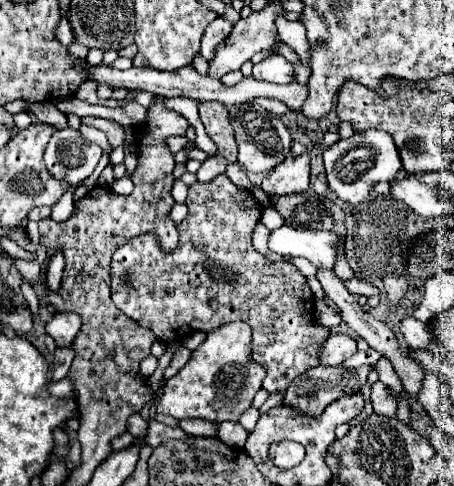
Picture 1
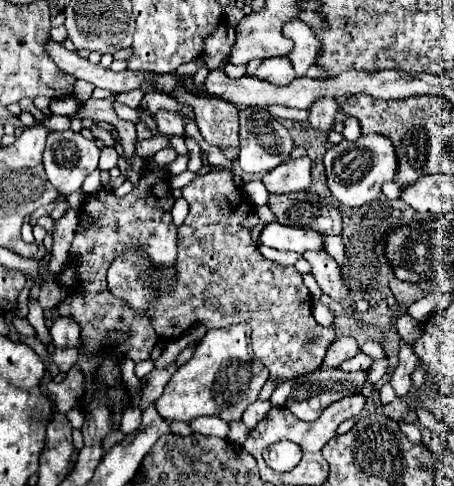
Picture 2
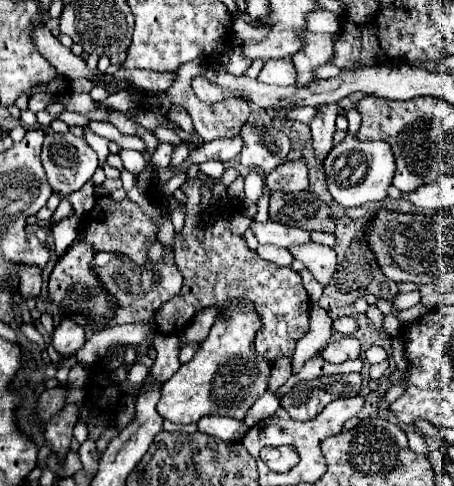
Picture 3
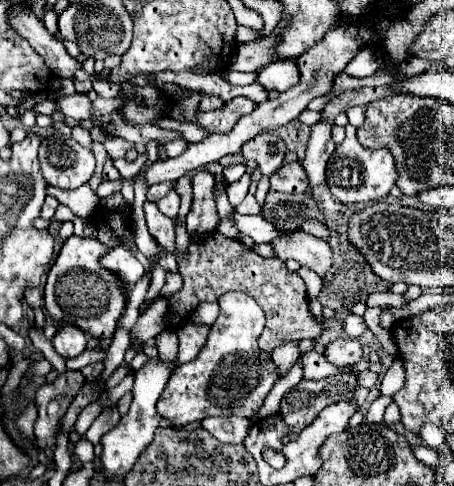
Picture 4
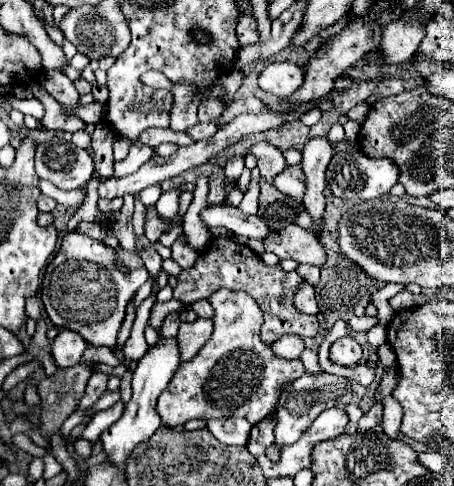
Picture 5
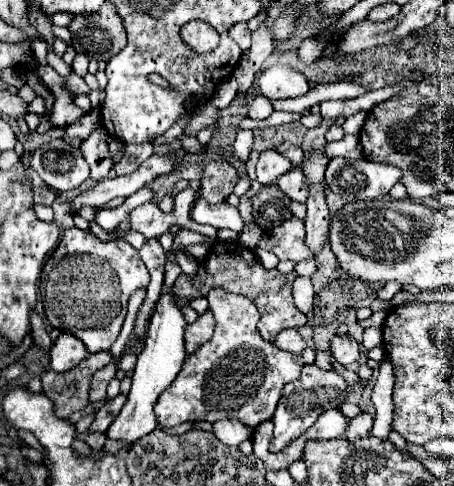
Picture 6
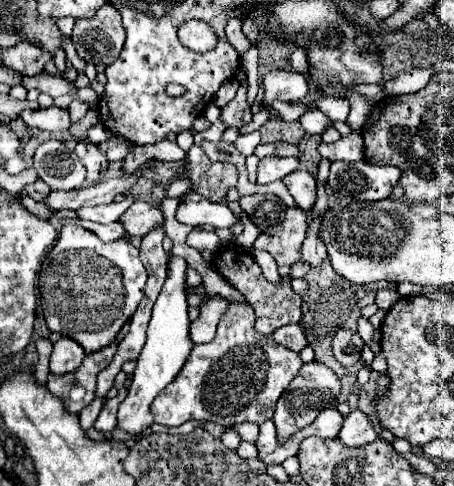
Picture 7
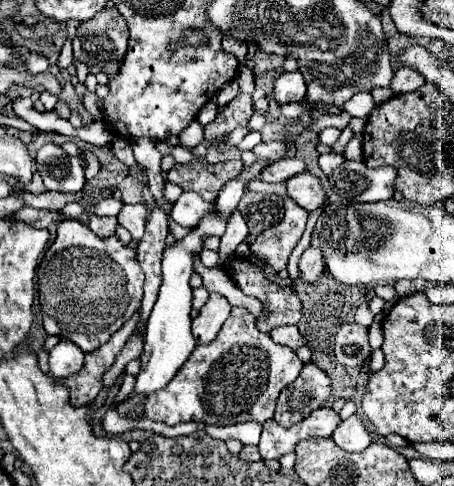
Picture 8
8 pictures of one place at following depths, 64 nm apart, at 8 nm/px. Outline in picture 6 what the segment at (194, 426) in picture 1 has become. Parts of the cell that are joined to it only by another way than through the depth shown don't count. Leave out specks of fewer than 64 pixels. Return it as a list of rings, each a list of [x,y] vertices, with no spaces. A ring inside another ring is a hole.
[[[220,420],[220,422],[214,422],[214,434],[216,438],[226,444],[226,446],[238,446],[242,440],[248,440],[250,434],[248,434],[248,426],[240,424],[238,420]]]

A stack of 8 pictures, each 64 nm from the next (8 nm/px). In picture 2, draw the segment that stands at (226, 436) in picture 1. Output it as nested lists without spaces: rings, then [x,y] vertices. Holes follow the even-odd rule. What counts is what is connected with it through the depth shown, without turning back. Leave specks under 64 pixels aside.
[[[232,422],[232,428],[230,428],[230,436],[228,440],[232,440],[234,444],[244,444],[248,436],[248,428],[244,426],[244,422]]]

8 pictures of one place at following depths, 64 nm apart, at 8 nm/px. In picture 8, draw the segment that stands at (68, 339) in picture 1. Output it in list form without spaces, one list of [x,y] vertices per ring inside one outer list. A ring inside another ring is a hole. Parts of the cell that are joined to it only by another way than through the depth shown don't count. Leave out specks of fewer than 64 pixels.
[[[60,340],[52,350],[50,350],[50,374],[54,378],[68,378],[74,376],[84,362],[84,352],[76,348],[70,340]]]

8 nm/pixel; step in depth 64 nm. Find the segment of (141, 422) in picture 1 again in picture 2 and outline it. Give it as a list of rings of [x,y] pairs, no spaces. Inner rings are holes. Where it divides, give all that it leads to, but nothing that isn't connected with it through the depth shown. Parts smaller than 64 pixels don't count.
[[[128,406],[126,410],[124,410],[124,414],[122,414],[122,420],[120,420],[120,430],[124,432],[124,434],[128,434],[128,432],[132,432],[132,430],[136,430],[138,426],[140,426],[140,408],[138,406]]]

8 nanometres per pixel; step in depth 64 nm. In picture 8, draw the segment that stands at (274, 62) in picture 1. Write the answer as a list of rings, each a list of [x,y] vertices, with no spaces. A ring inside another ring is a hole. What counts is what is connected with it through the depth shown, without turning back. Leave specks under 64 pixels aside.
[[[284,72],[274,84],[274,100],[278,104],[300,102],[306,94],[306,82],[300,72]]]

